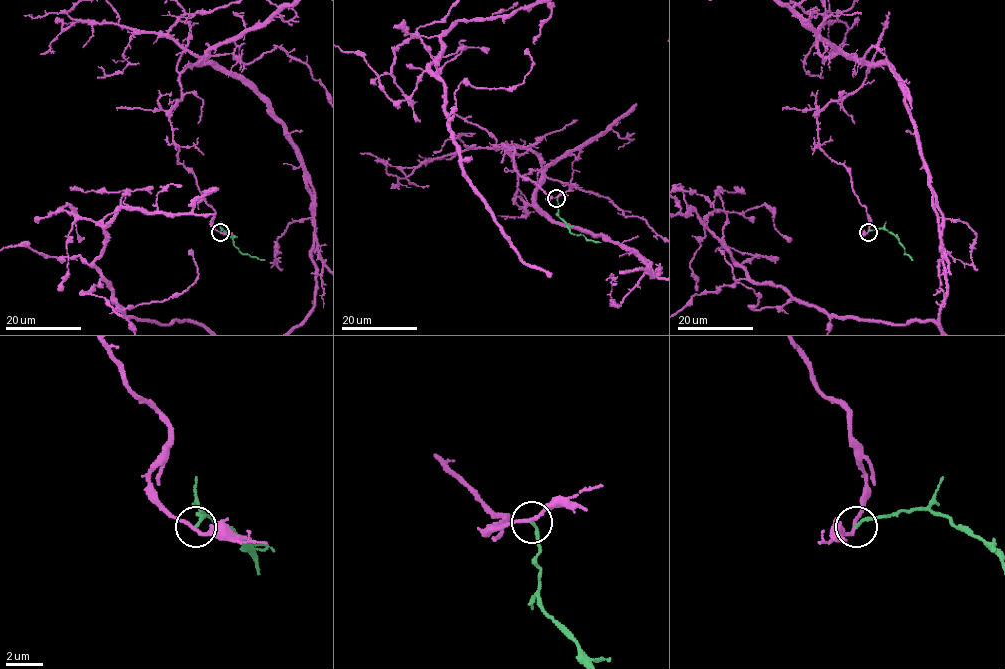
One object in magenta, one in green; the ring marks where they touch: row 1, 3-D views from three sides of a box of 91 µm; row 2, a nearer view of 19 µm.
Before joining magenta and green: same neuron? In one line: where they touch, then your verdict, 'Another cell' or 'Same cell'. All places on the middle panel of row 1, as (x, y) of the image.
Place: (556, 198). Same cell

